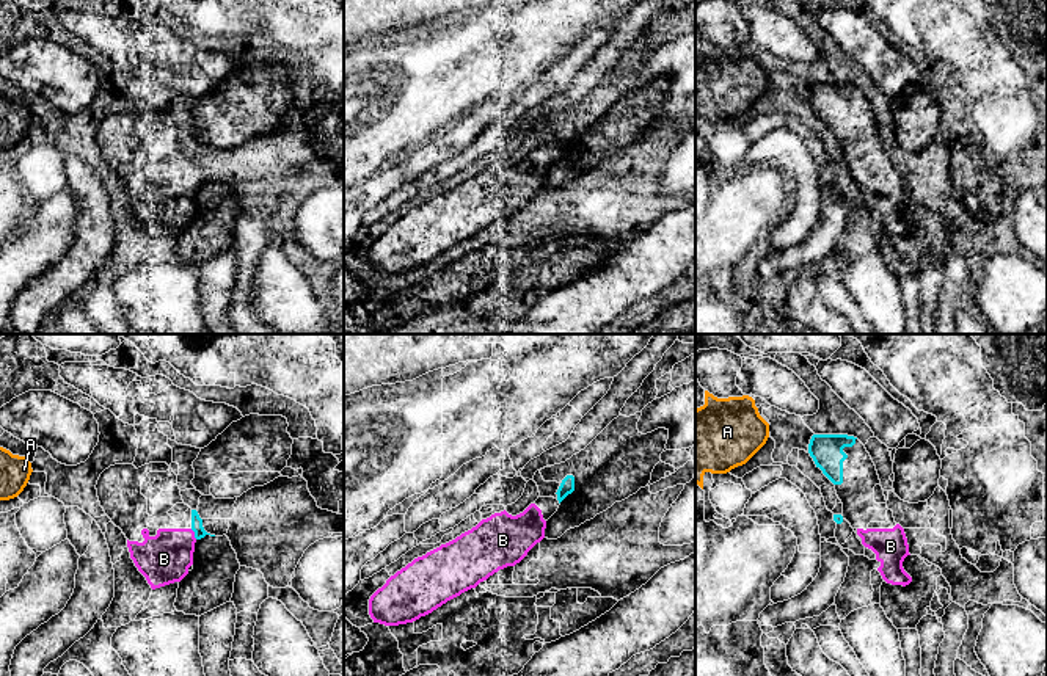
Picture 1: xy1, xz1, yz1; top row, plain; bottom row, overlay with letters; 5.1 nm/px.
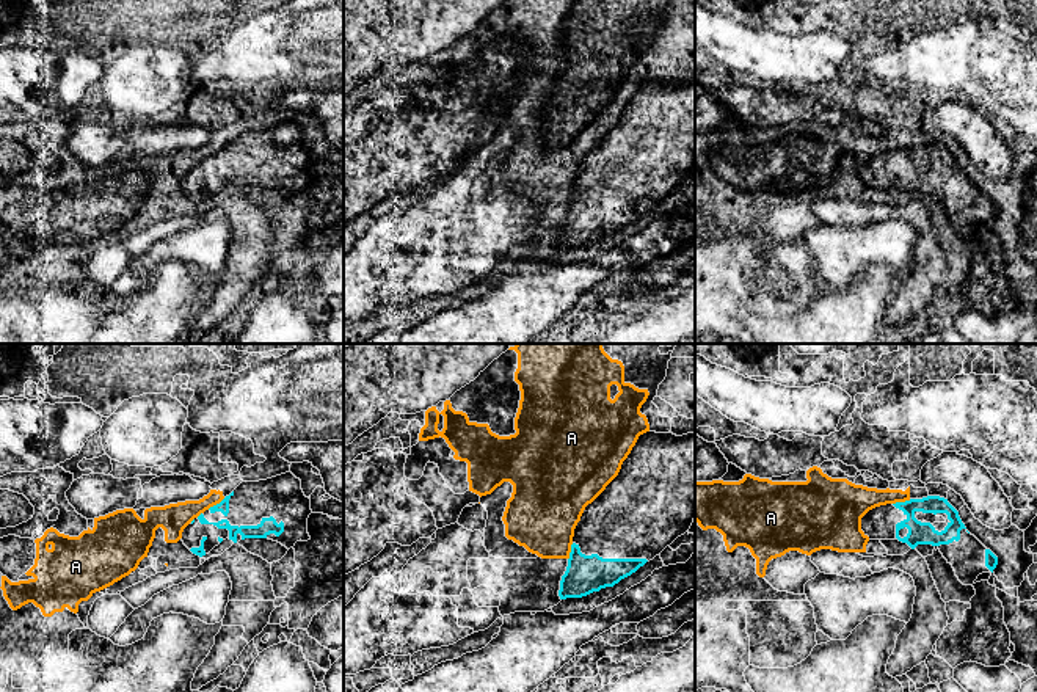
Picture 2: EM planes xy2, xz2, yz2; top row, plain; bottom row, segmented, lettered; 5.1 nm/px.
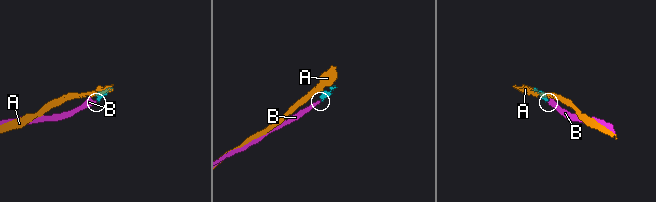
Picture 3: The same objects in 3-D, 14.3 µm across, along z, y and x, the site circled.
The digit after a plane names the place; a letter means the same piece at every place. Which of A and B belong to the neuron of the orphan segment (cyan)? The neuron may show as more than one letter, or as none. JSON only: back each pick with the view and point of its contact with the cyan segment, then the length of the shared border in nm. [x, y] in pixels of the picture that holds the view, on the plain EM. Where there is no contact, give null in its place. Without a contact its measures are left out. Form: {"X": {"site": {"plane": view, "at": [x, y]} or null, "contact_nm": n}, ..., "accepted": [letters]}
{"B": {"site": {"plane": "xy1", "at": [195, 182]}, "contact_nm": 70}, "accepted": ["B"]}

